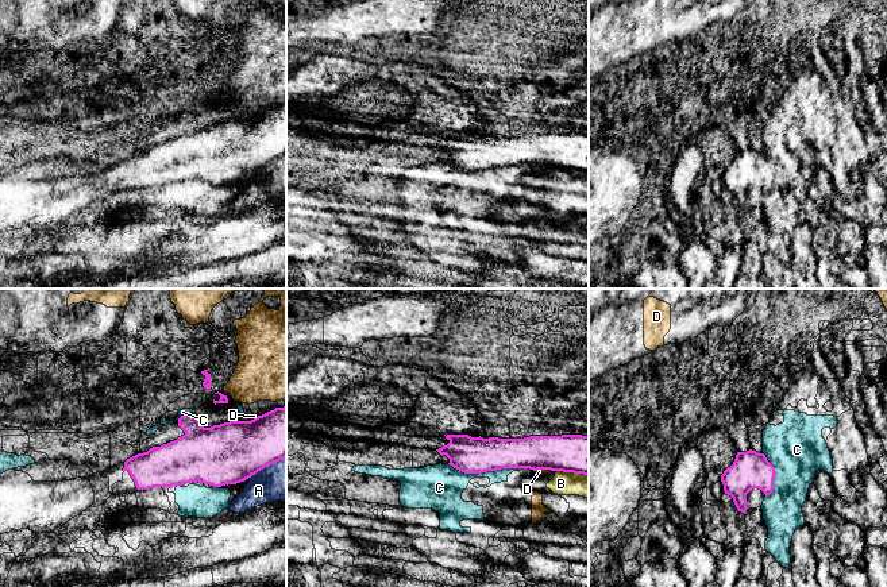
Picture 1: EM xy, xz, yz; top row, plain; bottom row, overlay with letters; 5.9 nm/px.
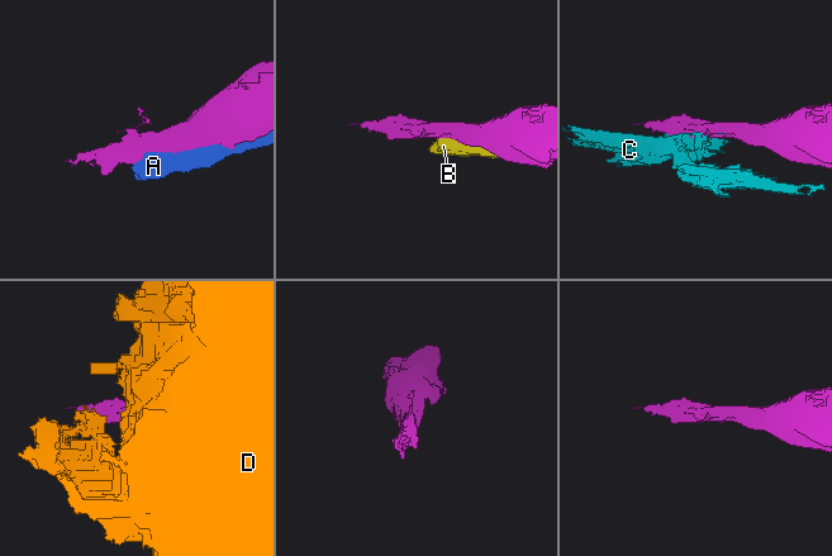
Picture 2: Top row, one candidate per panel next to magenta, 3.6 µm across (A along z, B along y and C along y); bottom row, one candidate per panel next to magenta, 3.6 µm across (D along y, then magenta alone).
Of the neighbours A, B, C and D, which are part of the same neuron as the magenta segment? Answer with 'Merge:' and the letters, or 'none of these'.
Merge: none of these

